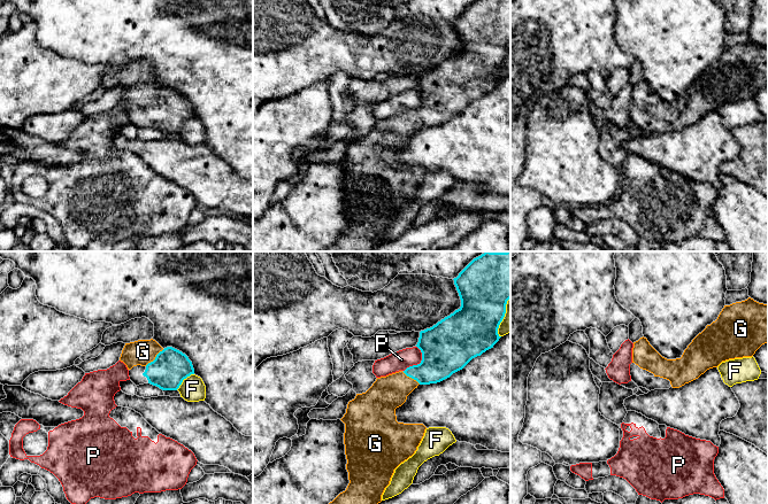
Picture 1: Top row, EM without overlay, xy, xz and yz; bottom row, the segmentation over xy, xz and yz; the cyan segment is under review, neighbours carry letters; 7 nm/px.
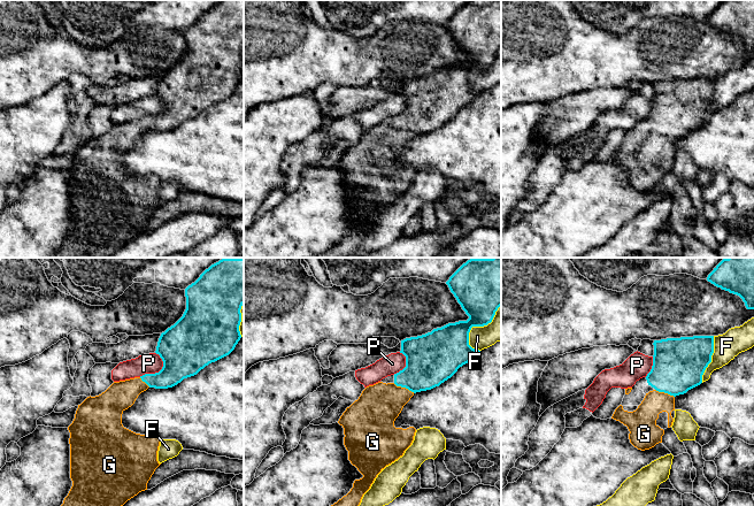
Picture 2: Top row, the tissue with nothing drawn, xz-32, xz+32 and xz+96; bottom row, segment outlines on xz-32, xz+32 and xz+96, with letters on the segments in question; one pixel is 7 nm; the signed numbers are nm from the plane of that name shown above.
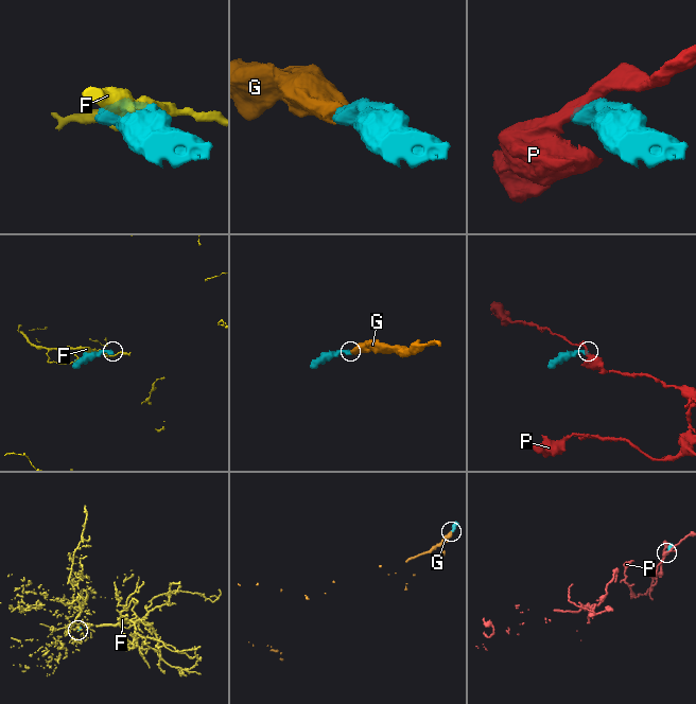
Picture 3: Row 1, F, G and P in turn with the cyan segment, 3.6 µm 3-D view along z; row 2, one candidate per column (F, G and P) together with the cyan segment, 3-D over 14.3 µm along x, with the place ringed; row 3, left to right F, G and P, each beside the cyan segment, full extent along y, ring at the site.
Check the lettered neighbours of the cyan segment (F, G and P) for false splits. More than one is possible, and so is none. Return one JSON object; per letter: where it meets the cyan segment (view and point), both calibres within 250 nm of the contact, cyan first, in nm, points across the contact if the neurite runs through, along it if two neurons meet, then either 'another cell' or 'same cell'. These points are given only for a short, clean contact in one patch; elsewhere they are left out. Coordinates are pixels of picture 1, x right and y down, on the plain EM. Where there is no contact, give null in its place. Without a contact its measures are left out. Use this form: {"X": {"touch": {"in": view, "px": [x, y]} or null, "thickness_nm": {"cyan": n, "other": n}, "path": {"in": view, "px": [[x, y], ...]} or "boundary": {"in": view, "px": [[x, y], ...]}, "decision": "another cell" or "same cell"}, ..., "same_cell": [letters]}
{"F": {"touch": {"in": "xy", "px": [183, 122]}, "thickness_nm": {"cyan": 260, "other": 180}, "decision": "another cell"}, "G": {"touch": {"in": "xy", "px": [155, 101]}, "thickness_nm": {"cyan": 260, "other": 180}, "path": {"in": "xy", "px": [[170, 109], [163, 109], [155, 101], [148, 95], [143, 94]]}, "decision": "same cell"}, "P": {"touch": {"in": "xz", "px": [421, 105]}, "thickness_nm": {"cyan": 360, "other": 140}, "decision": "another cell"}, "same_cell": ["G"]}

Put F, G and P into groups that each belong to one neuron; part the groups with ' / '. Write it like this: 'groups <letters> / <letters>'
groups F / G / P

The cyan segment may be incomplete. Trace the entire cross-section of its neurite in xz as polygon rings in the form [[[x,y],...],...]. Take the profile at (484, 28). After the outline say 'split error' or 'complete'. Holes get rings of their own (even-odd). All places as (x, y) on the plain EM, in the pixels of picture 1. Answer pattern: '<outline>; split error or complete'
[[[476,0],[453,22],[461,49],[430,71],[420,75],[416,90],[422,95],[417,108],[386,119],[377,121],[373,129],[347,147],[340,162],[345,166],[344,187],[350,226],[323,251],[373,251],[382,245],[394,212],[420,188],[427,170],[423,166],[397,164],[395,152],[418,127],[440,125],[462,113],[473,101],[481,99],[501,80],[498,71],[510,41],[510,0]]]; split error

